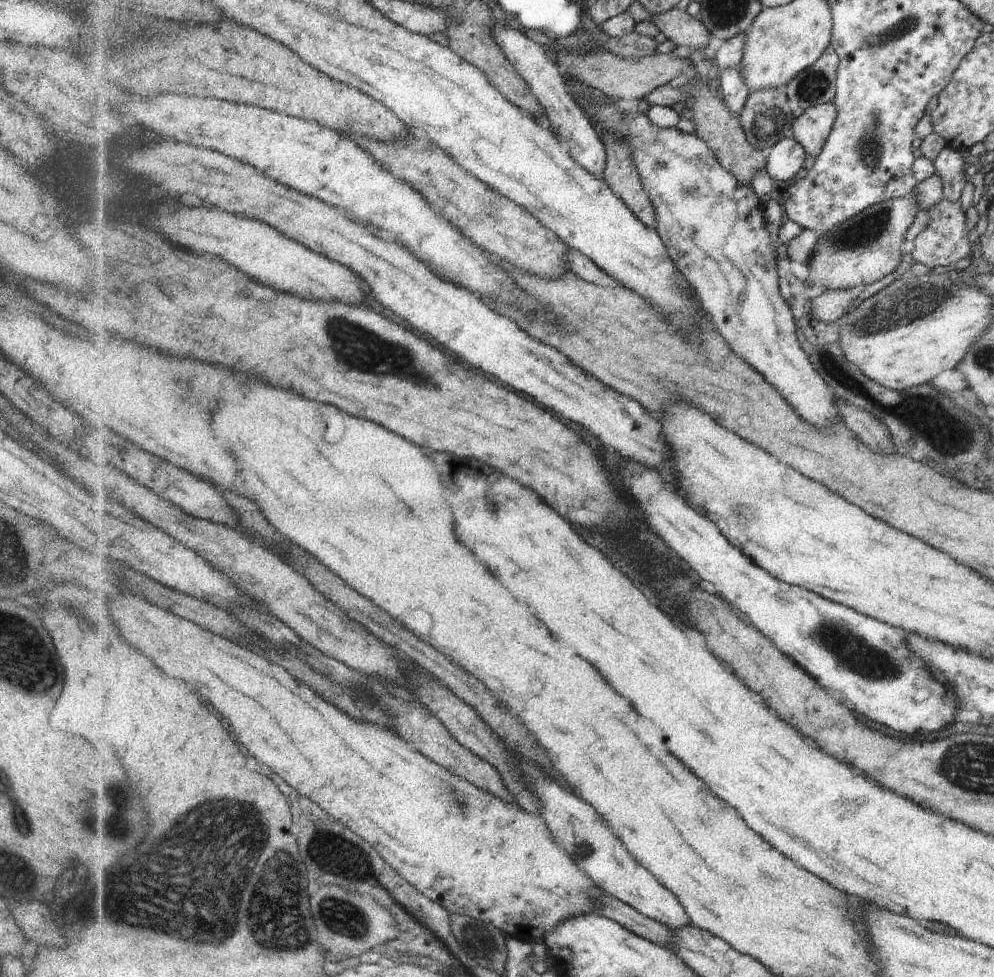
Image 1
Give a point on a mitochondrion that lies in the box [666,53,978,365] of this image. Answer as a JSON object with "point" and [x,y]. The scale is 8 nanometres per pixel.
{"point":[888,313]}

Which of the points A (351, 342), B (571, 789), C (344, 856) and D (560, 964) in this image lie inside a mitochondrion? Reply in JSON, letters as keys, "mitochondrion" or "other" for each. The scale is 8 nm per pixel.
{"A":"mitochondrion","B":"other","C":"mitochondrion","D":"other"}

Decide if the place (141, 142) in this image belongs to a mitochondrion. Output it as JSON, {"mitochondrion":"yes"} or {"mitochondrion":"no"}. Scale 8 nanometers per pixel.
{"mitochondrion":"no"}

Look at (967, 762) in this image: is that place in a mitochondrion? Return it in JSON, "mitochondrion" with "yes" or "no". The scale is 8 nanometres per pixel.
{"mitochondrion":"yes"}

